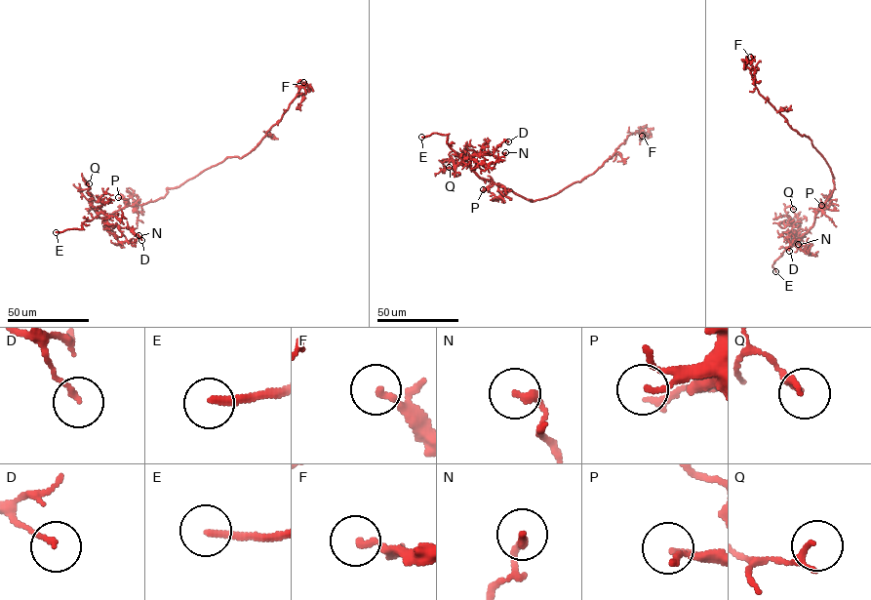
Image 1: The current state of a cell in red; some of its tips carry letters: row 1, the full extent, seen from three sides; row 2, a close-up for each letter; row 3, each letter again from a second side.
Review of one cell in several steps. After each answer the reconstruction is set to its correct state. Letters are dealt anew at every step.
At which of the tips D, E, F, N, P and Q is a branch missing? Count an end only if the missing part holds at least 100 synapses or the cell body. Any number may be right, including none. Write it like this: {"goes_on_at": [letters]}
{"goes_on_at": ["E"]}

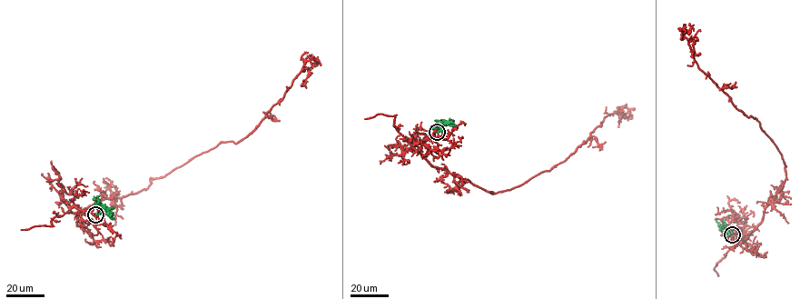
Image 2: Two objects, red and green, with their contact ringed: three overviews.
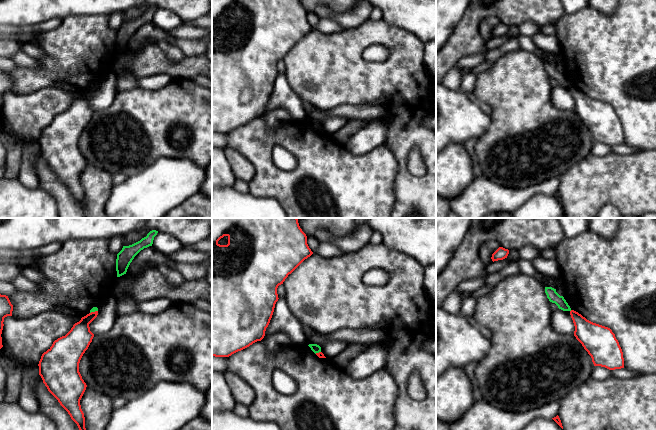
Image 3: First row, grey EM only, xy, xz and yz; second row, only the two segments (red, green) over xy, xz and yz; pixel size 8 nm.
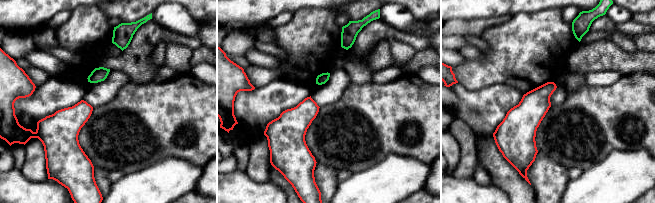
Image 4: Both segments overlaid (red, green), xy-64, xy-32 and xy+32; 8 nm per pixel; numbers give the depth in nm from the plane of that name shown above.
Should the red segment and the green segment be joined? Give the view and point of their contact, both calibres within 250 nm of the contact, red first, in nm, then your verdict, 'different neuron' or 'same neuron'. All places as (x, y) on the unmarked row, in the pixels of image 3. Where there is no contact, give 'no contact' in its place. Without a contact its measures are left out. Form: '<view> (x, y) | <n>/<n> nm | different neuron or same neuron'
xy (93, 88) | 200/40 nm | different neuron

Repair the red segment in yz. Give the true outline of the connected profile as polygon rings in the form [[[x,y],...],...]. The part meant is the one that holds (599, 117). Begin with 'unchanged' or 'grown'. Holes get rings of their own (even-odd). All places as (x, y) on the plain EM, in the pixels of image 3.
unchanged | [[[574,86],[570,91],[575,102],[574,112],[591,132],[594,142],[609,146],[624,144],[622,125],[610,104],[593,99]]]

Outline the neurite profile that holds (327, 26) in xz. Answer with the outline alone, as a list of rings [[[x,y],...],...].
[[[320,18],[317,26],[313,28],[313,30],[320,31],[324,34],[333,34],[341,32],[344,29],[341,25],[331,19]]]

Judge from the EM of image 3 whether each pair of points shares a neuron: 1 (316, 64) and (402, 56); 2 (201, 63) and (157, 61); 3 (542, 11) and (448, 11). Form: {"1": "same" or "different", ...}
{"1": "same", "2": "same", "3": "different"}

